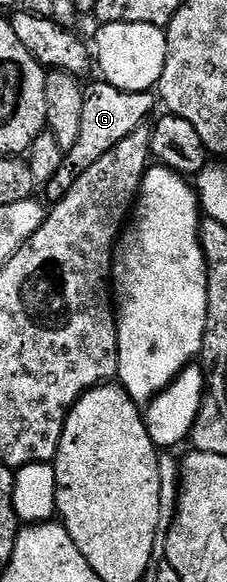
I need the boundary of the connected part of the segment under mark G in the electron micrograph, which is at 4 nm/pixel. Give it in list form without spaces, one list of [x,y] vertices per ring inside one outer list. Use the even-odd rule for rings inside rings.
[[[103,82],[87,85],[82,102],[81,136],[67,153],[64,164],[46,185],[49,201],[61,200],[70,186],[74,186],[76,178],[86,174],[86,170],[90,170],[90,166],[94,166],[94,162],[98,162],[102,154],[110,154],[110,150],[114,150],[114,146],[122,142],[122,138],[145,127],[147,120],[144,119],[155,110],[156,104],[158,108],[157,97],[152,92],[127,92]]]

